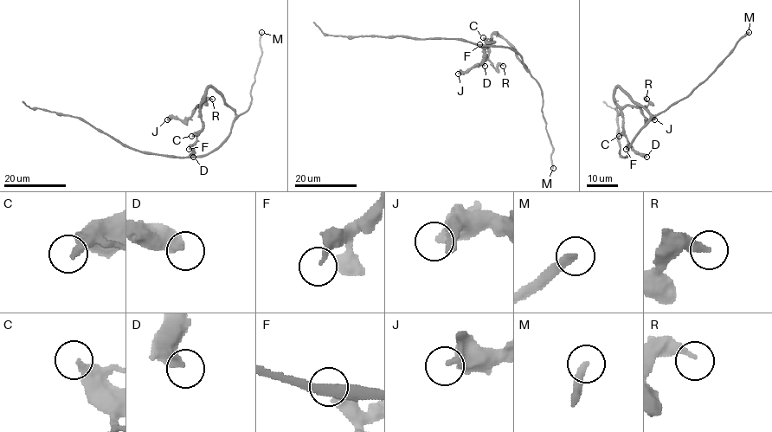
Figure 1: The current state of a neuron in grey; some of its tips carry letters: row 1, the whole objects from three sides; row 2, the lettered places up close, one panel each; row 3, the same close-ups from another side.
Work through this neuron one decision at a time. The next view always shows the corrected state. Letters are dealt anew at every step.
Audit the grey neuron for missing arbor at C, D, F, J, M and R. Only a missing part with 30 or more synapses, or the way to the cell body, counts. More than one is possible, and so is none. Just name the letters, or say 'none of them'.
M

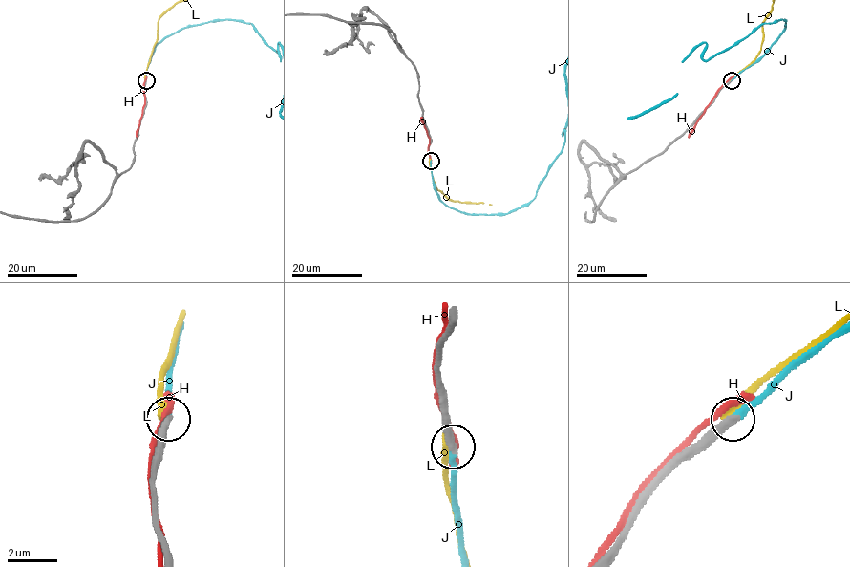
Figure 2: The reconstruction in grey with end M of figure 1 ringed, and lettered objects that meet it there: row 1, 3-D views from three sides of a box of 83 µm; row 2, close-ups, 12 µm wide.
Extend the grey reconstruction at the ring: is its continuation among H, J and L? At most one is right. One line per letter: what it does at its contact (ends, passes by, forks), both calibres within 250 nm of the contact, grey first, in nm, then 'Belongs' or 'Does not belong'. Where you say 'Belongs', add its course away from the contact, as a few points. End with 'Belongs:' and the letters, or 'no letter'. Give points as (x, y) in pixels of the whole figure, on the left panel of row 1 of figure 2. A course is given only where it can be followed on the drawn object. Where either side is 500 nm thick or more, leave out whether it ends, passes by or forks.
H: It passes by. Thickness 480 nm (grey) against 200 nm. Does not belong
J: It ends there. Thickness 340 nm (grey) against 280 nm. Belongs
L: It ends there. Thickness 360 nm (grey) against 460 nm. Does not belong
Belongs: J

